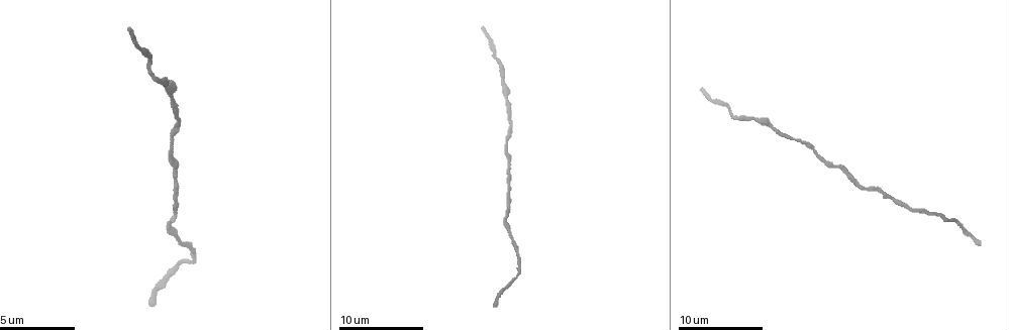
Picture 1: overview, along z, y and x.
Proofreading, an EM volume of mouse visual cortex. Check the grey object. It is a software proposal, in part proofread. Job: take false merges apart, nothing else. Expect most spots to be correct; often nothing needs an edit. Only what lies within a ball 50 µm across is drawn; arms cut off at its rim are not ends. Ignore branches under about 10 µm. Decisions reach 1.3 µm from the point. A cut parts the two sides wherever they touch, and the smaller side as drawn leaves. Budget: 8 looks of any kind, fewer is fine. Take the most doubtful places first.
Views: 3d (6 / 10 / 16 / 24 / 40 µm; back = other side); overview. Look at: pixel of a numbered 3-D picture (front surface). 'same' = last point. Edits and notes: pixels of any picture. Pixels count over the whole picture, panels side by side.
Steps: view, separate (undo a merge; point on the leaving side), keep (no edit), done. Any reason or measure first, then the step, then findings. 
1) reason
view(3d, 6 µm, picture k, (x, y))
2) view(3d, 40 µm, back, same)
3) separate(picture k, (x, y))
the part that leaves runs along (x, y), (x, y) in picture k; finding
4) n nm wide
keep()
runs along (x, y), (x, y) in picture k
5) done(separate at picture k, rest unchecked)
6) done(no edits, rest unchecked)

calibre changes
view(3d, 16 µm, picture 1, (498, 61))

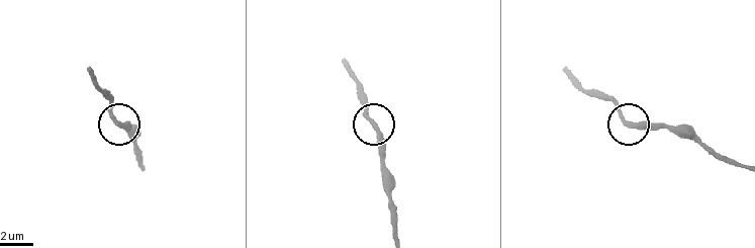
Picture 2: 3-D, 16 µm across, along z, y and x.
310 nm wide
keep()
runs along (736, 165), (671, 131), (631, 127), (603, 93) in picture 2; continuous, no second neuron

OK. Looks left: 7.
narrows sharply
view(3d, 6 µm, picture 1, (908, 209))

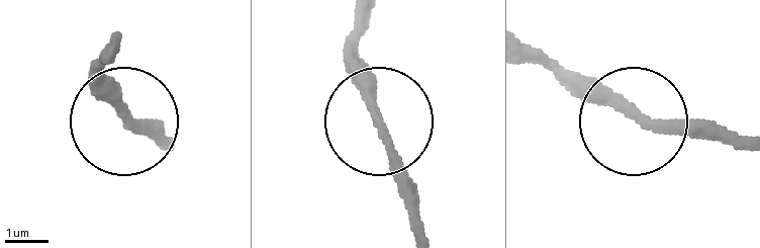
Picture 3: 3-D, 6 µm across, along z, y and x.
keep()
runs along (532, 46), (629, 115), (738, 133) in picture 3; continuous, no second neuron

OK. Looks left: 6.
view(3d, 10 µm, picture 1, (508, 169))

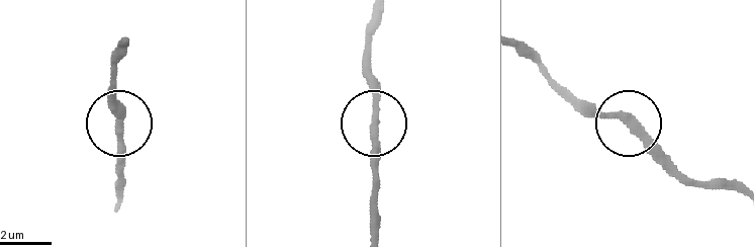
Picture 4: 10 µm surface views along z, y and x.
side arm 22 µm
keep()
runs along (372, 115), (372, 64) in picture 4; continuous, no second neuron

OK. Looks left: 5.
sudden change in width
view(3d, 16 µm, picture 1, (174, 99))

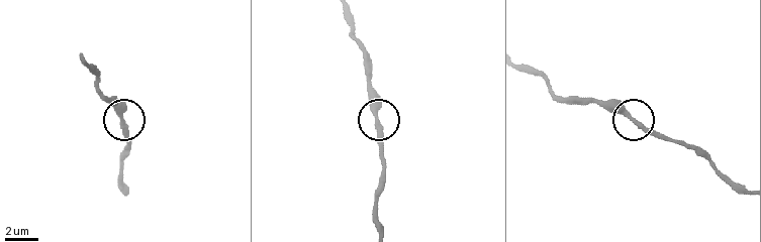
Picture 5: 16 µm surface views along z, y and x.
270 nm wide
keep()
runs along (743, 193), (686, 146), (654, 136), (602, 100) in picture 5; continuous, no second neuron

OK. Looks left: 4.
done(no edits, rest unchecked)

